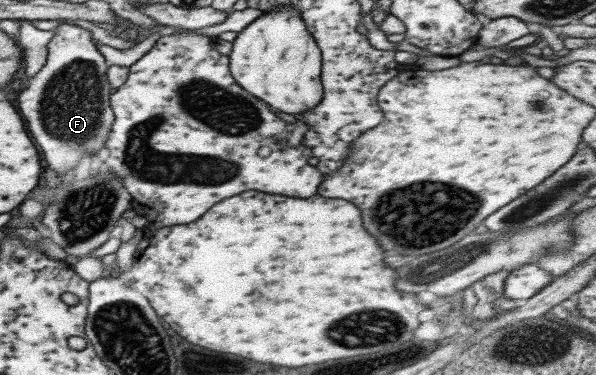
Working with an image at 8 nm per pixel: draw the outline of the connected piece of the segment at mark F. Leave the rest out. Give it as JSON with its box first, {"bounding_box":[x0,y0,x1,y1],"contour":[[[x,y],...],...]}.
{"bounding_box":[17,20,114,174],"contour":[[[63,20],[52,31],[54,35],[46,46],[43,68],[29,80],[29,86],[19,92],[17,106],[43,160],[51,170],[61,174],[71,170],[81,154],[93,154],[105,148],[114,119],[108,101],[113,90],[106,79],[108,65],[91,42],[89,31]]]}

